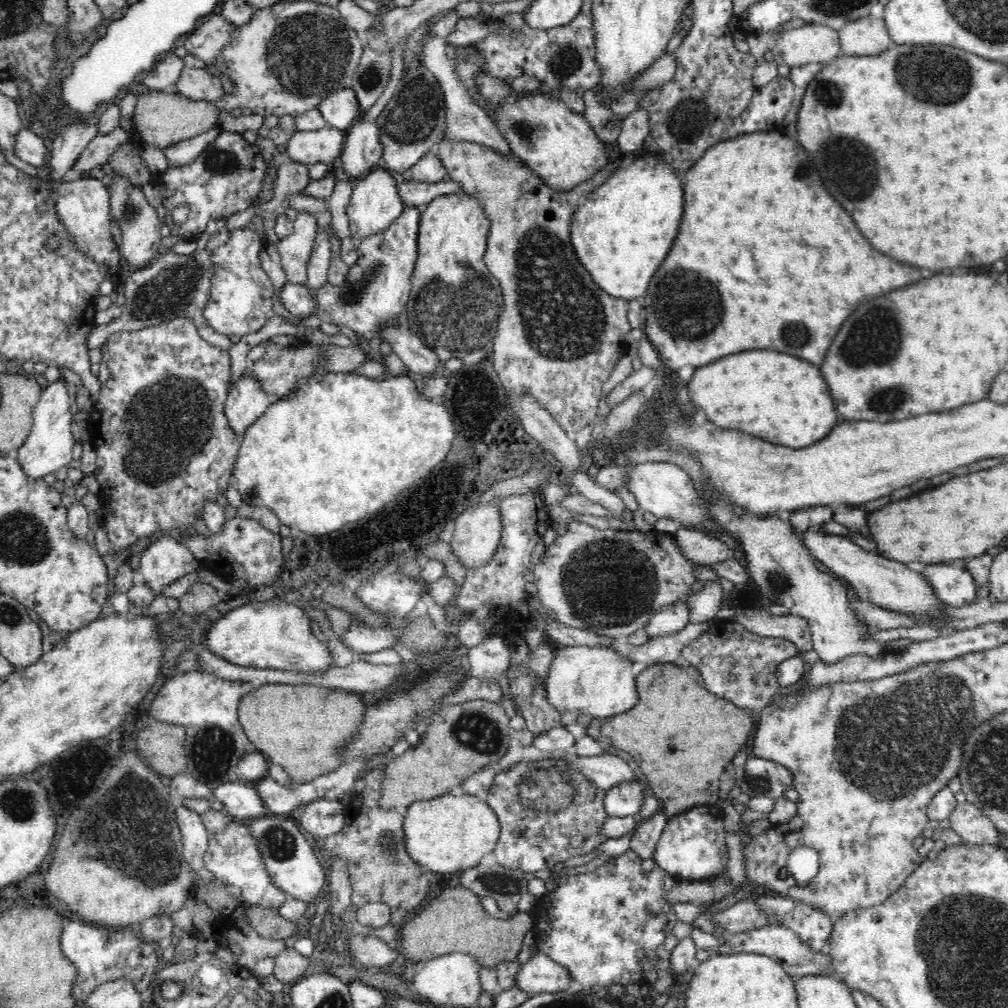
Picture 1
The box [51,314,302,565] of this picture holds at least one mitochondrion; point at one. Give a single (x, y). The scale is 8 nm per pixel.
(184, 423)

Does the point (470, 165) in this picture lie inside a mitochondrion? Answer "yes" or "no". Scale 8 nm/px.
no

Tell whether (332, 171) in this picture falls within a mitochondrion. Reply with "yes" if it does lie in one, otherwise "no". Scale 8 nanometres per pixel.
no

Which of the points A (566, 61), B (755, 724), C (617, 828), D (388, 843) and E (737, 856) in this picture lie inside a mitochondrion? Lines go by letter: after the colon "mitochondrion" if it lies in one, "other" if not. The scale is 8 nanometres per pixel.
A: mitochondrion
B: other
C: other
D: mitochondrion
E: other

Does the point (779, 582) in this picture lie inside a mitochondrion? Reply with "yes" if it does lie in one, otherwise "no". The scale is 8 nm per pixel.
yes

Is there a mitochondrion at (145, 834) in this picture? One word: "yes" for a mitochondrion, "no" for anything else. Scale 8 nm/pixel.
yes

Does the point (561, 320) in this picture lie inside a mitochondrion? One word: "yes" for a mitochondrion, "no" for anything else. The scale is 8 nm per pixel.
yes

